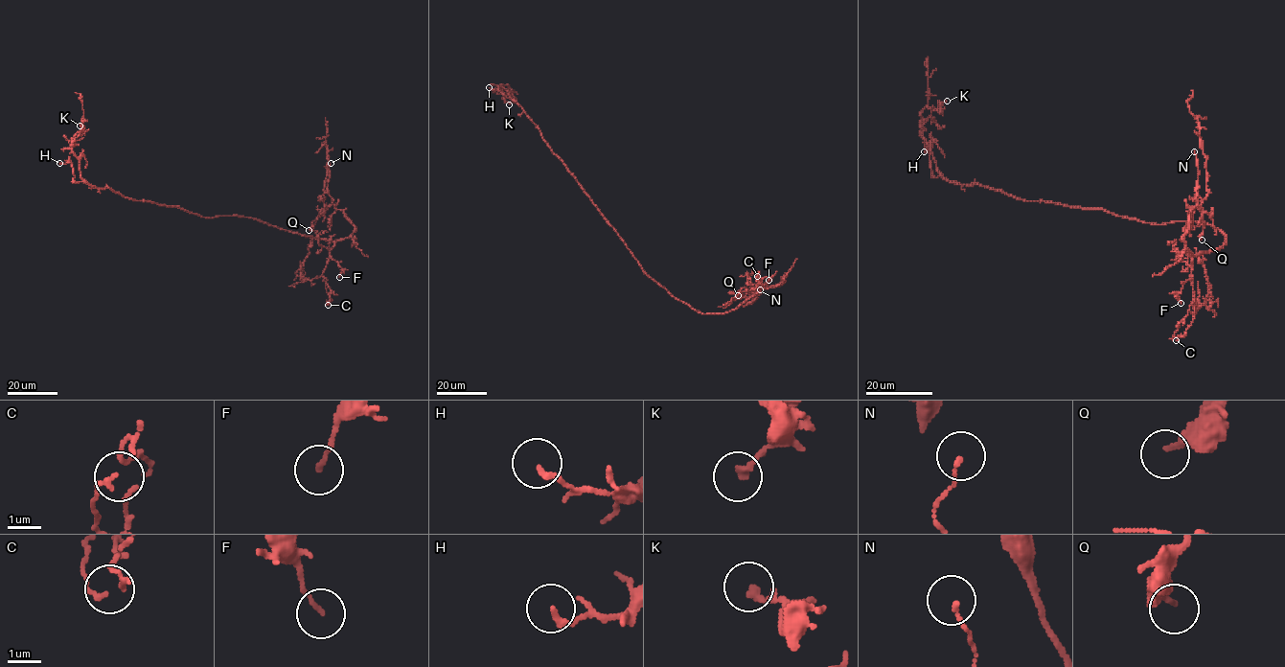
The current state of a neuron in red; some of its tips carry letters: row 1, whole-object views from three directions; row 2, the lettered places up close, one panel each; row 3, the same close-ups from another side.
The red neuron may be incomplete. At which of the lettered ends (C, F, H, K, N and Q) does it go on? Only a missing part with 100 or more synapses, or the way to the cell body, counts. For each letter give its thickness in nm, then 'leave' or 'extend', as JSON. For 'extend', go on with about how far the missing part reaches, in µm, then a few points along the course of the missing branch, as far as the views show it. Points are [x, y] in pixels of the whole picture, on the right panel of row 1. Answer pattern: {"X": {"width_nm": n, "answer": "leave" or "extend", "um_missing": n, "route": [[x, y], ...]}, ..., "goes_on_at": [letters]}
{"C": {"width_nm": 140, "answer": "leave"}, "F": {"width_nm": 120, "answer": "leave"}, "H": {"width_nm": 180, "answer": "leave"}, "K": {"width_nm": 200, "answer": "leave"}, "N": {"width_nm": 110, "answer": "leave"}, "Q": {"width_nm": 190, "answer": "leave"}, "goes_on_at": []}

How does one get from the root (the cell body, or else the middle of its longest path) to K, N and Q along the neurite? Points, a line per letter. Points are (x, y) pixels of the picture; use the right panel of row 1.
K: (1163, 223), (1023, 200), (982, 185), (949, 181), (922, 135), (923, 123), (947, 101)
N: (1163, 223), (1205, 222), (1223, 233), (1226, 241), (1197, 254), (1185, 247), (1188, 215), (1197, 203), (1194, 151)
Q: (1163, 223), (1205, 222), (1226, 236), (1219, 248), (1192, 254), (1185, 247), (1188, 215), (1197, 206), (1202, 240)

